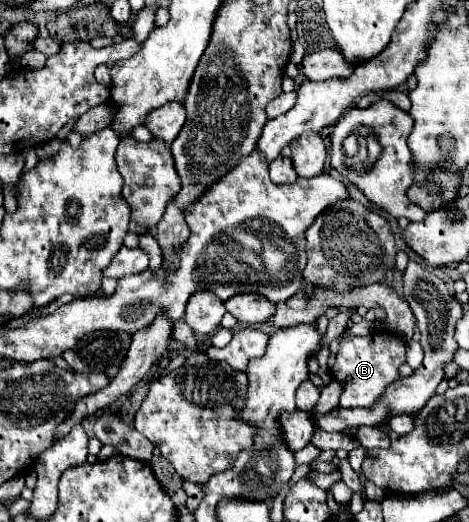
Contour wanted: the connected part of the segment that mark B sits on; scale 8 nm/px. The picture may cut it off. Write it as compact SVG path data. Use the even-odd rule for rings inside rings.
M372 333L368 337L348 337L340 343L332 375L344 381L346 387L340 397L340 407L370 407L384 395L386 387L400 379L398 367L406 363L404 341L392 333Z

